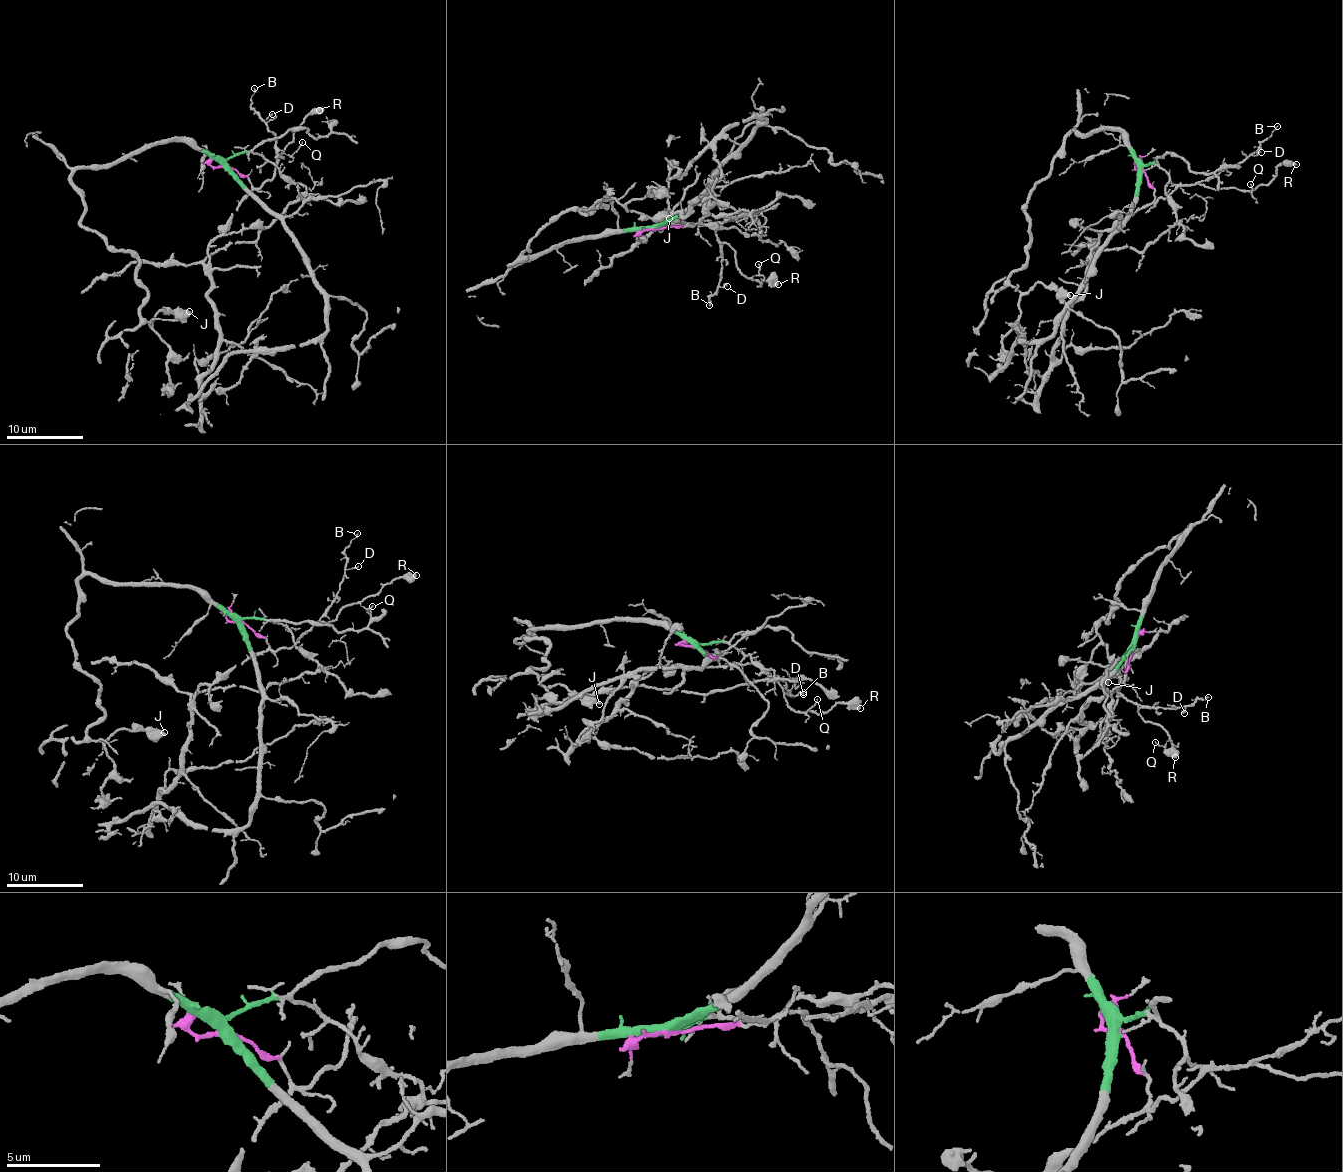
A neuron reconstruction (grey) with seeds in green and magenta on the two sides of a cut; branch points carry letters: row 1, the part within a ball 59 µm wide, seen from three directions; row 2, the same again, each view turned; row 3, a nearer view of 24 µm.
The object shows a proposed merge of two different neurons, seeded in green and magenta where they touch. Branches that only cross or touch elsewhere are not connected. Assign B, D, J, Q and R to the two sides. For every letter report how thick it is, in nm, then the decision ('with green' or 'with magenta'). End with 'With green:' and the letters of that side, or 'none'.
B: 110 nm | with magenta
D: 110 nm | with magenta
J: 440 nm | with green
Q: 120 nm | with magenta
R: 480 nm | with magenta
With green: J

